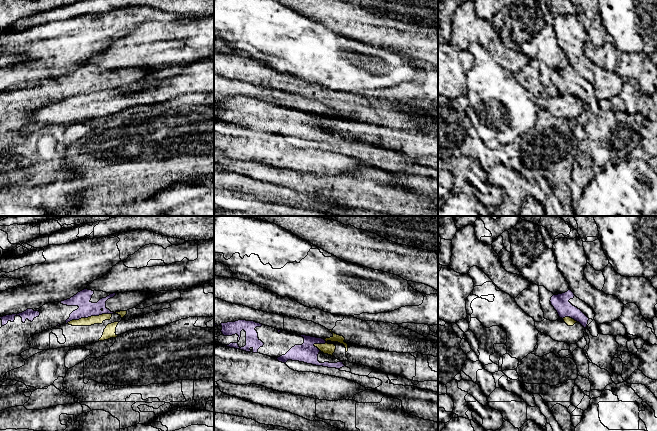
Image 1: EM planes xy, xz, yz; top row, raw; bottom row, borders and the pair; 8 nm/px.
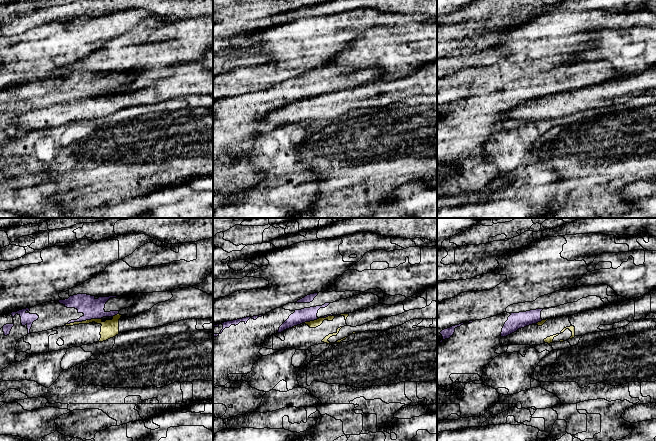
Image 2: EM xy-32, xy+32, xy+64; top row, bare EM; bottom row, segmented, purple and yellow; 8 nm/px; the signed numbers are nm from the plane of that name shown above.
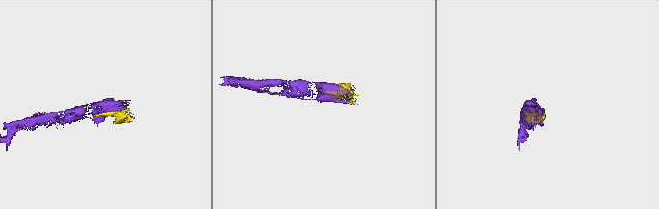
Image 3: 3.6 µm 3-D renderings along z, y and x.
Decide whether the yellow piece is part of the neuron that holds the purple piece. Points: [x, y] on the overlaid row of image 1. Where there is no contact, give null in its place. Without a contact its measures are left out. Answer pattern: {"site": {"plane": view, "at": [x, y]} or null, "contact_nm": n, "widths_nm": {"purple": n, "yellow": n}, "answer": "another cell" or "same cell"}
{"site": {"plane": "xy", "at": [88, 316]}, "contact_nm": 380, "widths_nm": {"purple": 130, "yellow": 70}, "answer": "another cell"}

